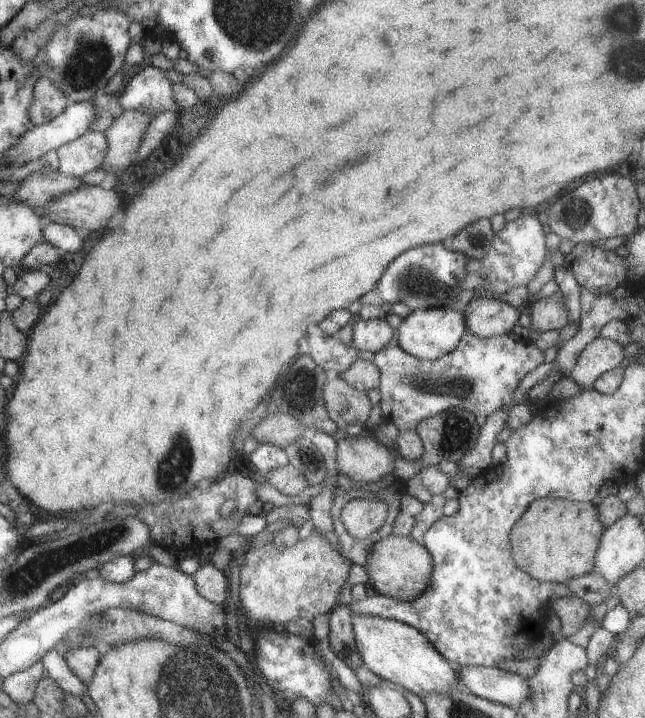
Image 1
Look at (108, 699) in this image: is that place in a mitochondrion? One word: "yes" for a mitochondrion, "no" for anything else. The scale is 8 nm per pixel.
no

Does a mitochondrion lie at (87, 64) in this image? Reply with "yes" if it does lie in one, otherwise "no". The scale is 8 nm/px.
yes

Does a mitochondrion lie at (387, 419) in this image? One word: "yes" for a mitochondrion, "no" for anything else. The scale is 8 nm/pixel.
no

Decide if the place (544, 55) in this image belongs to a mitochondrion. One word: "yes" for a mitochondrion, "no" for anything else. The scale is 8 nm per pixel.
no

